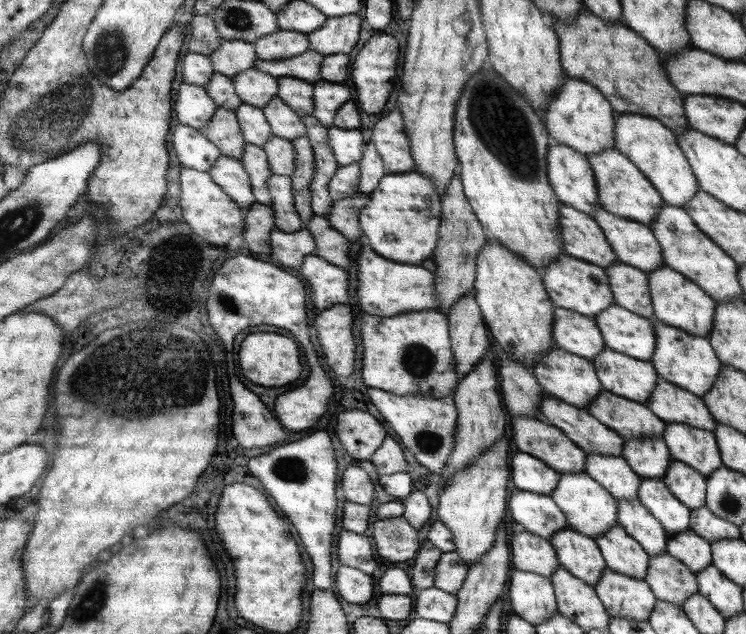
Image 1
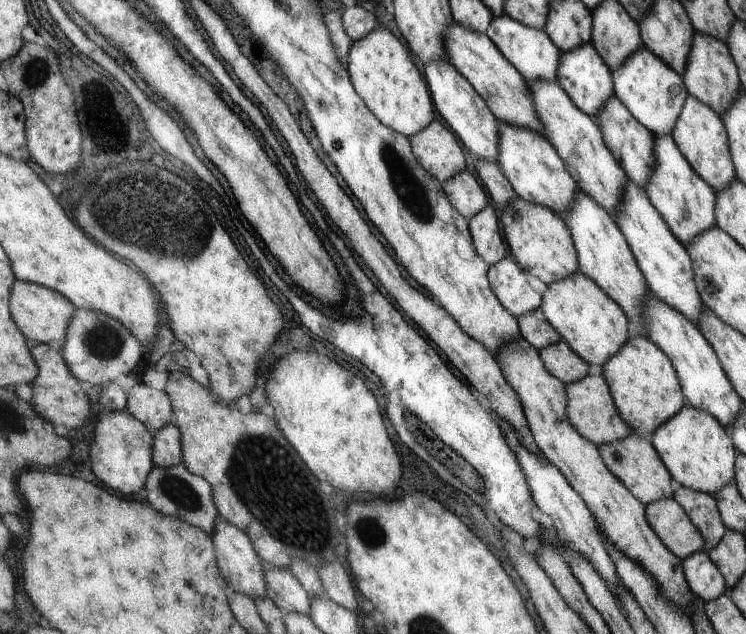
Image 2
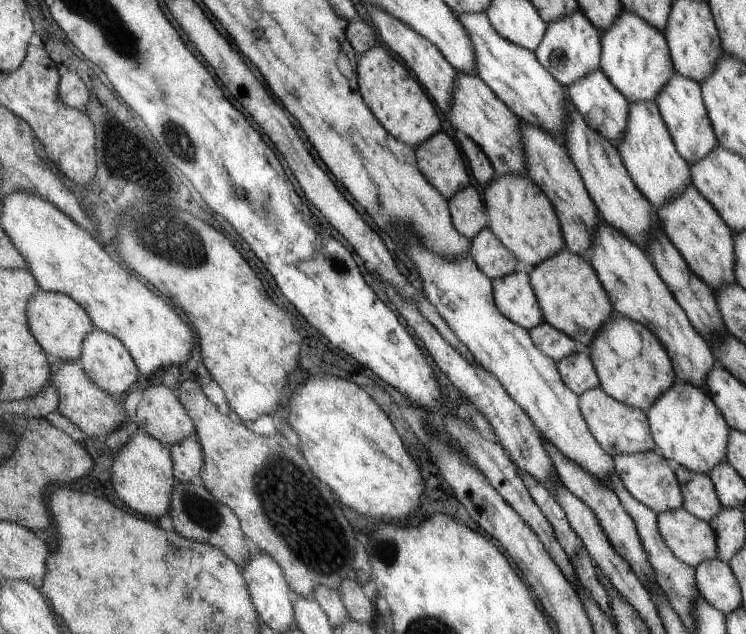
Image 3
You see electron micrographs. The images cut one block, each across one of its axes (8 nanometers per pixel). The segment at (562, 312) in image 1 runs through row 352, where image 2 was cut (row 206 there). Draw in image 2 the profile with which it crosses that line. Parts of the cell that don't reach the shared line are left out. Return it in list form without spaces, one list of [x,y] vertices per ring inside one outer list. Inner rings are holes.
[[[579,188],[575,201],[566,210],[566,216],[563,216],[563,222],[570,228],[575,242],[579,272],[594,279],[623,308],[627,318],[634,322],[634,326],[643,330],[640,334],[648,337],[640,320],[644,294],[648,294],[650,288],[647,286],[646,276],[640,271],[639,264],[632,255],[630,244],[627,243],[614,218],[587,191]]]

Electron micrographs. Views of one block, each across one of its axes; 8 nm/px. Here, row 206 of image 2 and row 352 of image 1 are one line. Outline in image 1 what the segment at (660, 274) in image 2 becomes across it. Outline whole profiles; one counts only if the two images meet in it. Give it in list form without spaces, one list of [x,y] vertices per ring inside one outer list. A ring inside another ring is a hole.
[[[613,304],[594,318],[610,350],[652,362],[656,351],[656,332],[652,320]]]

